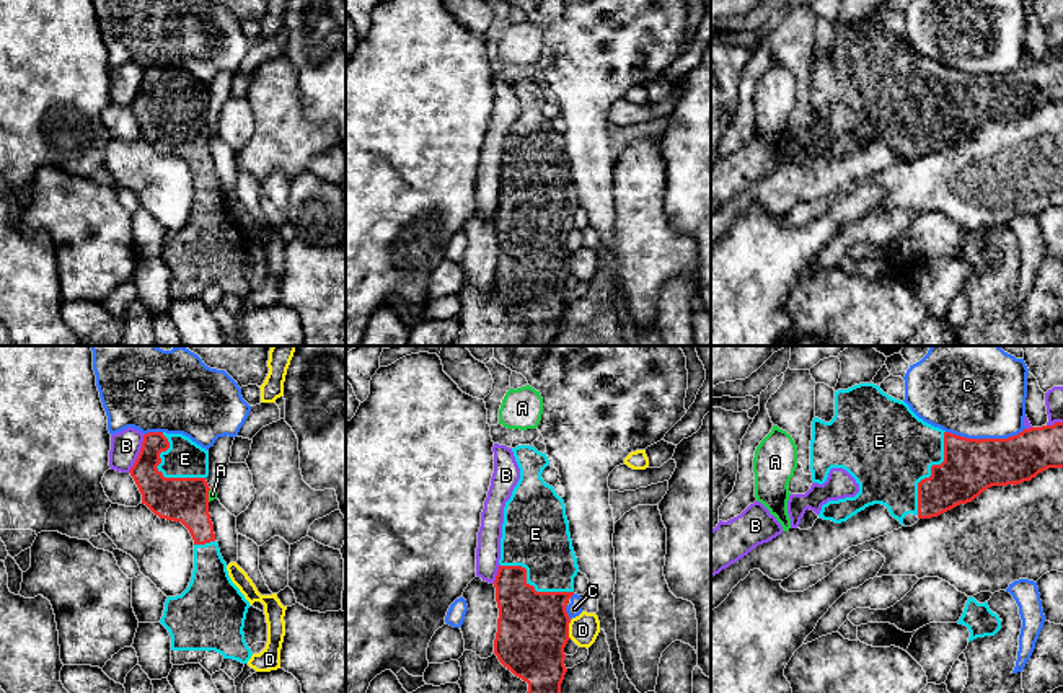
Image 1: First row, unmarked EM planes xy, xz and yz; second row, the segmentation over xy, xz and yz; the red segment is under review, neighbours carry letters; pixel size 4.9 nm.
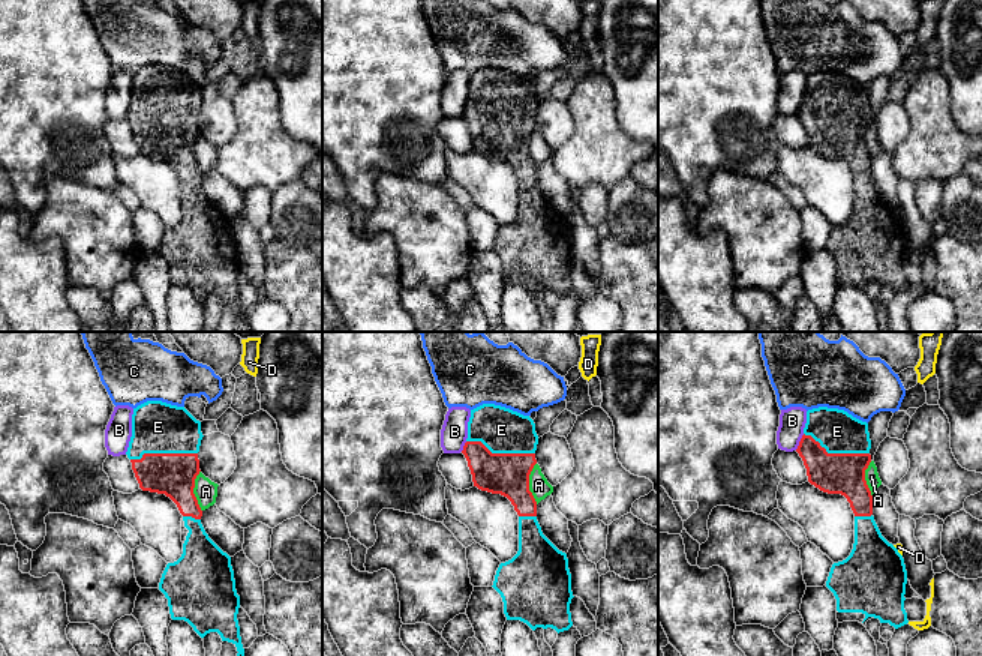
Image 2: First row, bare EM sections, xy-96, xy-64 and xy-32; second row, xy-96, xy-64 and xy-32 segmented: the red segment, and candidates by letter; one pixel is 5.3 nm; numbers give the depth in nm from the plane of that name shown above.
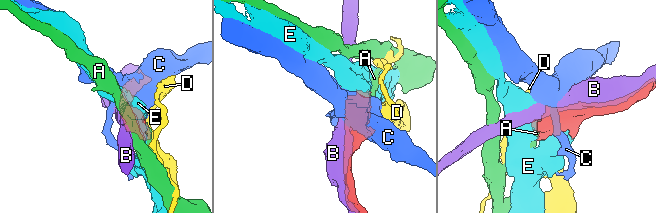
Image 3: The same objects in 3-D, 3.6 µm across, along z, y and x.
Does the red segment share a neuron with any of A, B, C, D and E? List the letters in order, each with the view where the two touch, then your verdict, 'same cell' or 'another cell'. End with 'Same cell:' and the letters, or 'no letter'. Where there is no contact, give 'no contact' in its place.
A: meets red in xy; another cell
B: meets red in xy; another cell
C: meets red in yz; another cell
D: meets red in xz; another cell
E: meets red in yz; same cell
Same cell: E

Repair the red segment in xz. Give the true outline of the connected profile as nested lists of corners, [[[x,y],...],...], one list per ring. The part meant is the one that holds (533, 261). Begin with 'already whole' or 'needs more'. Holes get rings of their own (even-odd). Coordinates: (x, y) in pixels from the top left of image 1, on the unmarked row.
needs more | [[[530,80],[512,86],[520,114],[504,142],[494,289],[528,318],[525,346],[549,346],[567,307],[566,241],[579,201],[564,135],[541,113],[549,99],[546,88]]]

